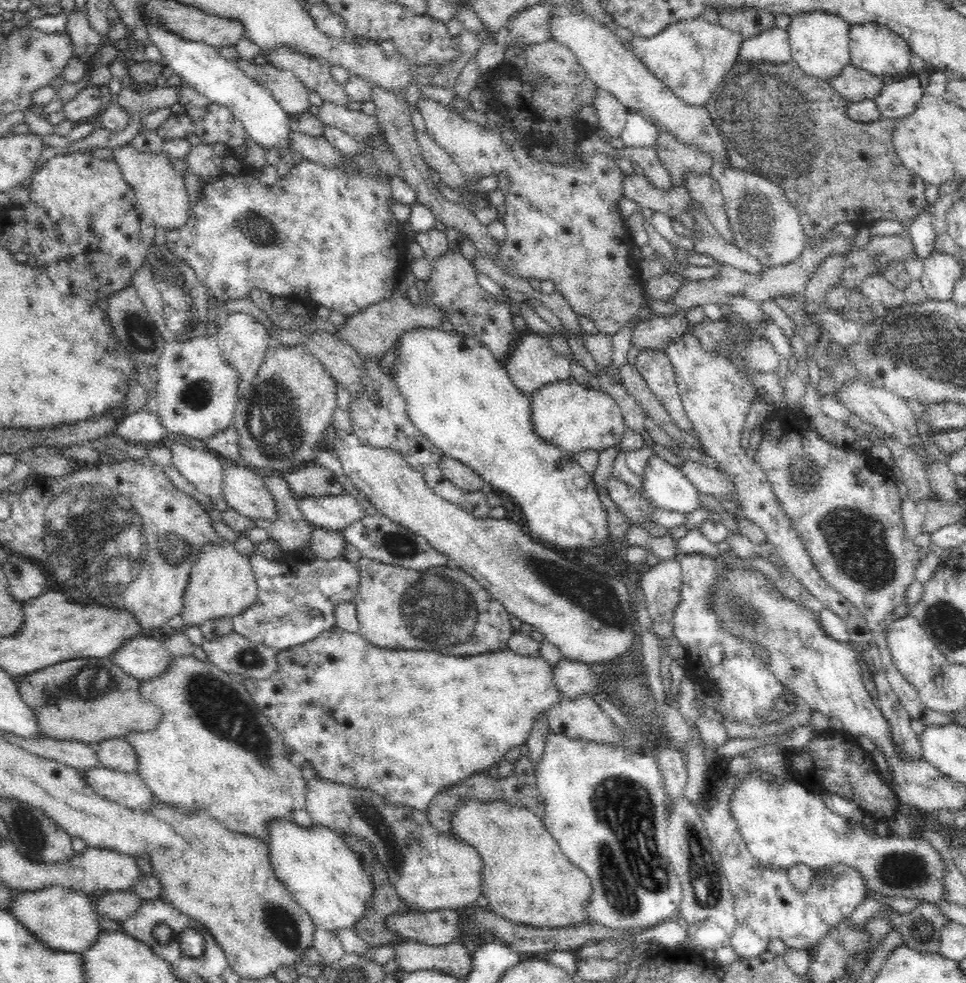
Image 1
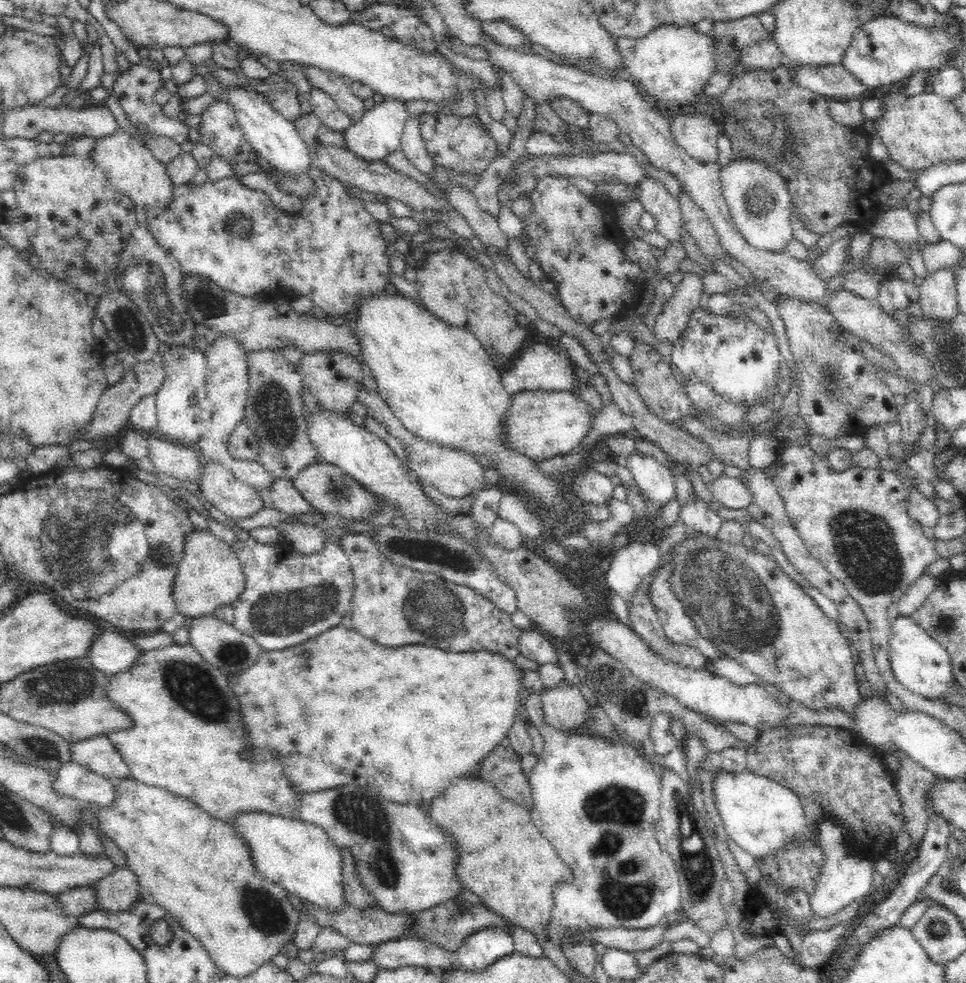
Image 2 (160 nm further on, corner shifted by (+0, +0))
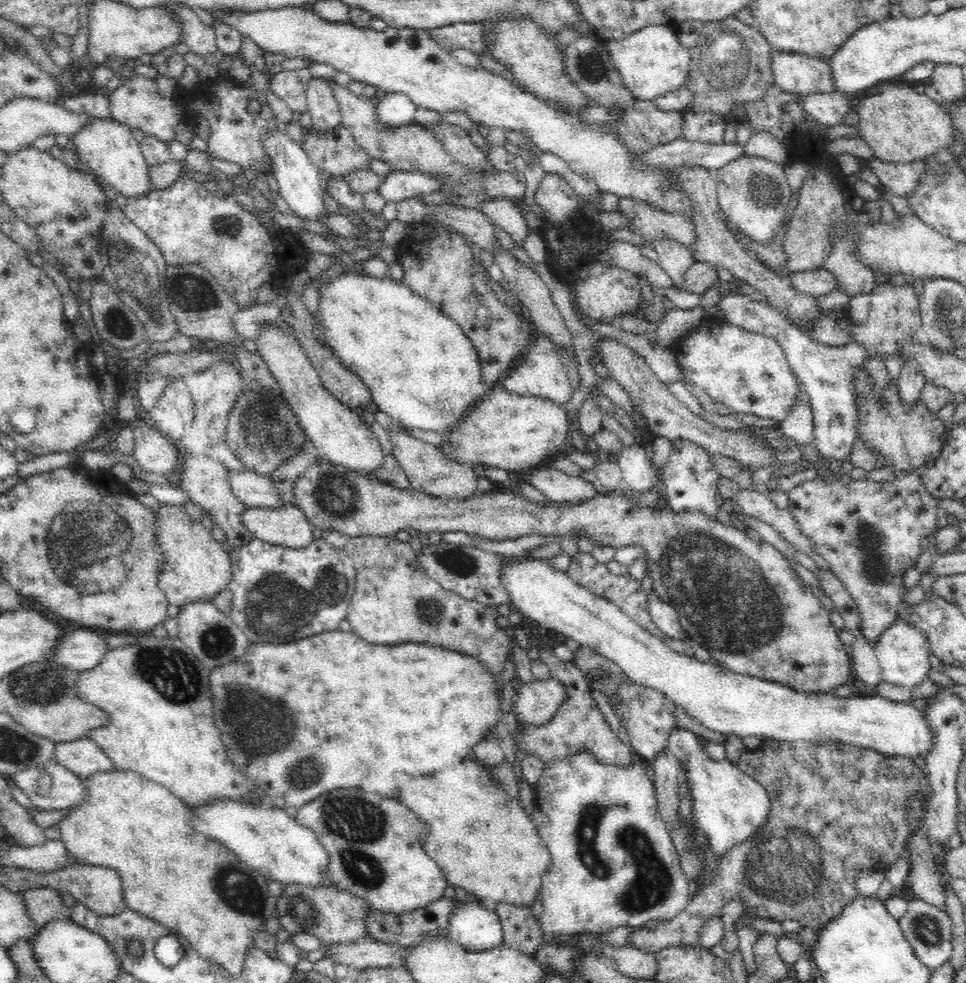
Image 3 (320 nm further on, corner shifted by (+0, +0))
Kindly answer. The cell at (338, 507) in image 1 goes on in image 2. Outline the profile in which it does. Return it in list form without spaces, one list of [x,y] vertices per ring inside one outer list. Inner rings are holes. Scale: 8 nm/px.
[[[276,478],[267,489],[258,489],[260,498],[266,508],[274,508],[284,514],[301,515],[308,512],[320,514],[320,509],[315,508],[296,490],[292,480]]]

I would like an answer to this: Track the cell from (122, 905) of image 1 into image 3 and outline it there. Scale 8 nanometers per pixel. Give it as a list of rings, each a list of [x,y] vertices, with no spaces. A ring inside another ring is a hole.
[[[42,887],[26,889],[20,893],[22,893],[24,901],[26,901],[32,919],[38,925],[43,926],[51,920],[66,920],[69,918],[60,891],[50,887]]]

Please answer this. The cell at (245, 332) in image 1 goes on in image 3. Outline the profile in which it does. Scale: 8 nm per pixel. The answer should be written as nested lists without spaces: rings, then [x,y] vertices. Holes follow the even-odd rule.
[[[216,362],[210,368],[184,375],[182,379],[194,396],[195,418],[190,430],[184,433],[182,439],[176,441],[178,446],[192,457],[205,457],[221,463],[228,471],[248,471],[231,451],[225,437],[228,415],[238,395],[246,390],[246,385],[238,370],[228,362]]]

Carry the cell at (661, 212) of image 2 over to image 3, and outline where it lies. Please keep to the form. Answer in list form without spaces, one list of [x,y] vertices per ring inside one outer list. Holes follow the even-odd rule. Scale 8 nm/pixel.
[[[659,239],[651,246],[658,254],[656,263],[666,271],[673,286],[680,288],[680,284],[684,282],[686,270],[696,262],[692,253],[684,245],[680,245],[672,239]]]

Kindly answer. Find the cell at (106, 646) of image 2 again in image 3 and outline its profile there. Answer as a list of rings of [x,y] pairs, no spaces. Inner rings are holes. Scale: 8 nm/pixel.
[[[85,627],[62,636],[58,645],[60,648],[49,661],[80,672],[96,668],[106,656],[105,652],[110,649],[104,637]]]

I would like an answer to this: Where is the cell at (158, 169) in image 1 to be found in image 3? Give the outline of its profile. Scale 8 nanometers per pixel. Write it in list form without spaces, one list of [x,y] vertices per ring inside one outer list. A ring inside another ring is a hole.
[[[96,117],[90,126],[84,127],[79,134],[74,135],[73,142],[80,162],[86,164],[93,175],[127,199],[148,196],[152,192],[149,166],[142,154],[141,144],[136,141],[132,131],[124,123]]]

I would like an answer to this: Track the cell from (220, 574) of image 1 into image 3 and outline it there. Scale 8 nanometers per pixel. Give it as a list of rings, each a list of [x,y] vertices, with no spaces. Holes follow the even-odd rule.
[[[161,503],[155,512],[158,513],[158,541],[163,543],[166,560],[159,585],[169,604],[182,608],[188,603],[208,602],[220,591],[228,590],[233,577],[229,552],[199,522],[198,515],[166,503]]]

